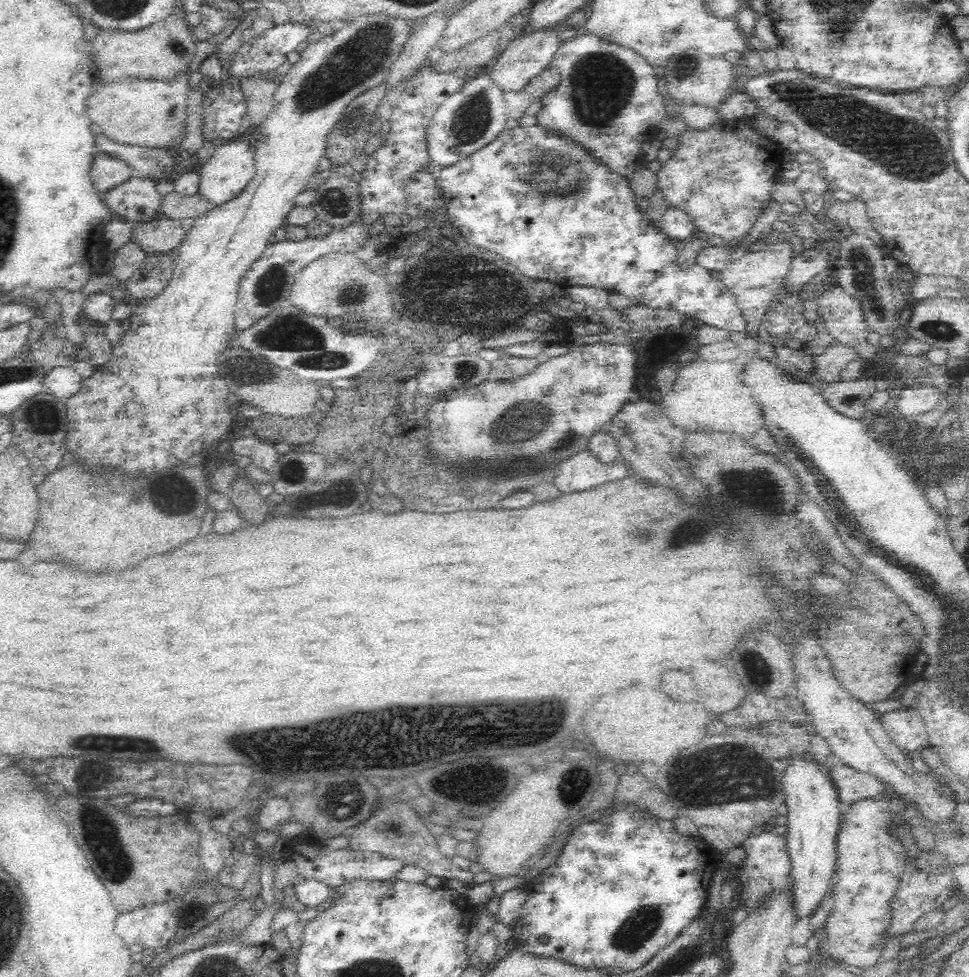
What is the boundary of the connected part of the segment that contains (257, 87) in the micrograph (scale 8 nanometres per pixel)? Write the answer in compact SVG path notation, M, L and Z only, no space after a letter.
M248 77L242 80L242 89L250 124L262 125L273 109L276 84L264 77Z

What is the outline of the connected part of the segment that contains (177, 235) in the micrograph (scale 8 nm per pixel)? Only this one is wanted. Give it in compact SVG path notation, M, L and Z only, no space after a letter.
M154 218L145 223L135 224L133 238L144 252L154 253L172 252L180 246L187 231L182 228L178 219Z

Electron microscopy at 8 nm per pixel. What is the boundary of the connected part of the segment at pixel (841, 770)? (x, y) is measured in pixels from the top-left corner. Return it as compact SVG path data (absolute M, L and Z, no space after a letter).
M838 761L831 763L830 773L843 807L850 808L854 803L866 799L875 801L884 796L884 782L877 776L858 772Z

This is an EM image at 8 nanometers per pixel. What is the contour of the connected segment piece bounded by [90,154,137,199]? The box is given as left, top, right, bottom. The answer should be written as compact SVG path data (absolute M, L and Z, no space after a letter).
M96 154L93 160L90 177L93 187L101 199L114 190L120 183L136 176L135 170L130 169L122 160L111 158L106 154Z

